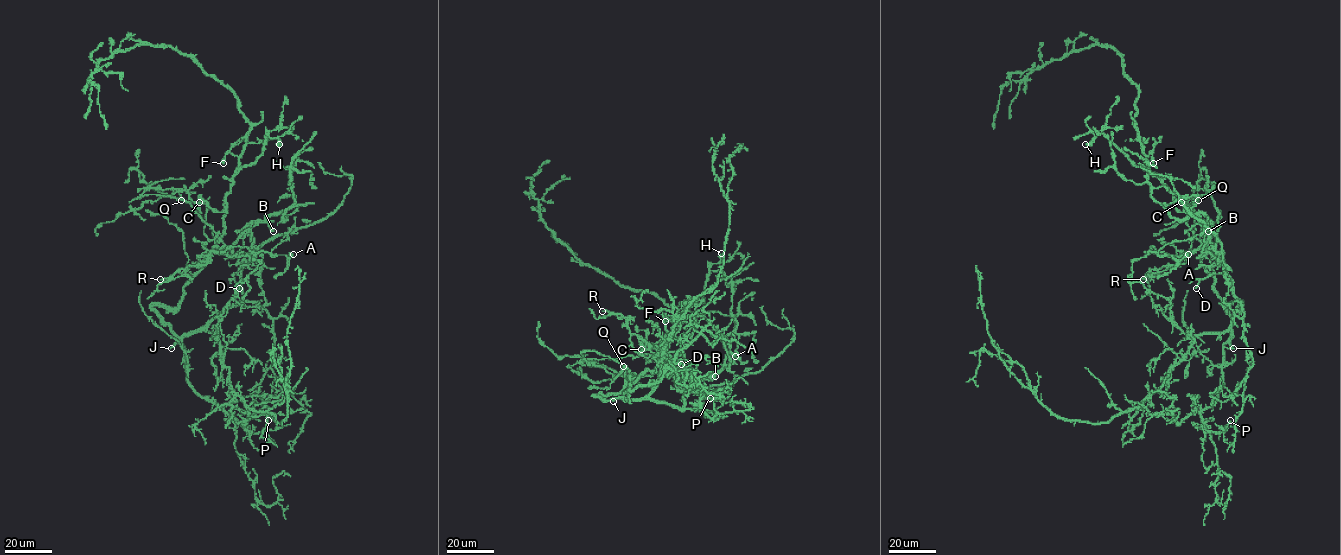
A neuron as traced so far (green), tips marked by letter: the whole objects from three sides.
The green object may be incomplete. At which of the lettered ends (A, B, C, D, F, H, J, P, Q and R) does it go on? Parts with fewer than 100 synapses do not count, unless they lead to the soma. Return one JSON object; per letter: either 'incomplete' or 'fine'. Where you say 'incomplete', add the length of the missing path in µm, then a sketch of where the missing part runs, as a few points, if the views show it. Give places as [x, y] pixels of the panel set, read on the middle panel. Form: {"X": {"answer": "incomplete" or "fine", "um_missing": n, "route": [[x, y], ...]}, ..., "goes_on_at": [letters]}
{"A": {"answer": "fine"}, "B": {"answer": "fine"}, "C": {"answer": "fine"}, "D": {"answer": "fine"}, "F": {"answer": "fine"}, "H": {"answer": "fine"}, "J": {"answer": "incomplete", "um_missing": 60, "route": [[613, 401], [609, 413], [658, 456], [662, 468], [681, 466], [692, 456]]}, "P": {"answer": "fine"}, "Q": {"answer": "fine"}, "R": {"answer": "fine"}, "goes_on_at": ["J"]}

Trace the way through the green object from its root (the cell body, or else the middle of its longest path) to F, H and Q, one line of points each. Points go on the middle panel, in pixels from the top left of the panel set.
F: (681, 388), (668, 370), (664, 368), (662, 371), (668, 363), (667, 348), (674, 323), (680, 316), (665, 321)
H: (681, 388), (668, 370), (662, 371), (668, 342), (682, 311), (704, 293), (709, 266), (720, 261), (721, 253)
Q: (681, 388), (671, 373), (660, 376), (653, 387), (642, 386), (621, 374), (623, 366)

